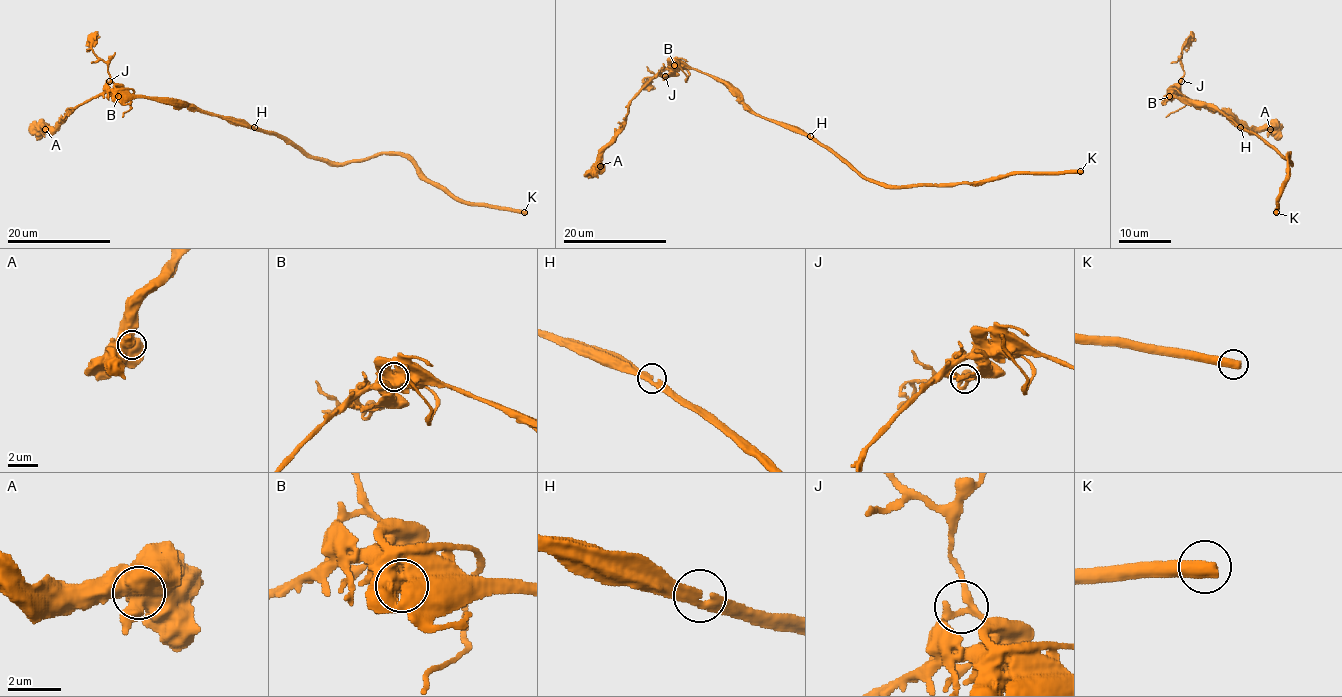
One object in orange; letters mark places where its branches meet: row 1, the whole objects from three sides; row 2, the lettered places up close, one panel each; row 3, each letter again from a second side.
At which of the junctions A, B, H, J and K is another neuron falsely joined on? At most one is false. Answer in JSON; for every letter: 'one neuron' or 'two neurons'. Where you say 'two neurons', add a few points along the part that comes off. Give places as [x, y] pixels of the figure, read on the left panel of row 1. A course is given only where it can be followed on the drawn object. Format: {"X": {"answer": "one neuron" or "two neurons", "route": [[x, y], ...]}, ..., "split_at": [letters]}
{"A": {"answer": "one neuron"}, "B": {"answer": "two neurons", "route": [[118, 96], [115, 85], [117, 89], [131, 89], [131, 104], [122, 117]]}, "H": {"answer": "one neuron"}, "J": {"answer": "one neuron"}, "K": {"answer": "one neuron"}, "split_at": ["B"]}

